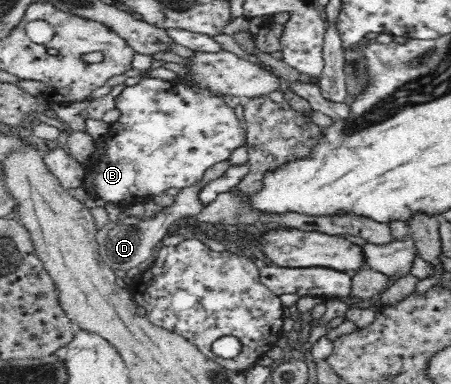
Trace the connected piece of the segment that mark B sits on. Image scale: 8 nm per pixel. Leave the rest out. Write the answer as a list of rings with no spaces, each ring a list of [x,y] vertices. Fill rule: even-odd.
[[[142,78],[137,84],[126,86],[115,98],[115,107],[120,111],[119,119],[109,125],[108,137],[94,140],[95,151],[86,161],[84,189],[107,203],[119,204],[123,209],[147,201],[147,197],[166,193],[170,187],[184,189],[201,181],[201,177],[240,147],[247,145],[247,131],[227,106],[221,96],[212,94],[208,88],[180,80]]]

